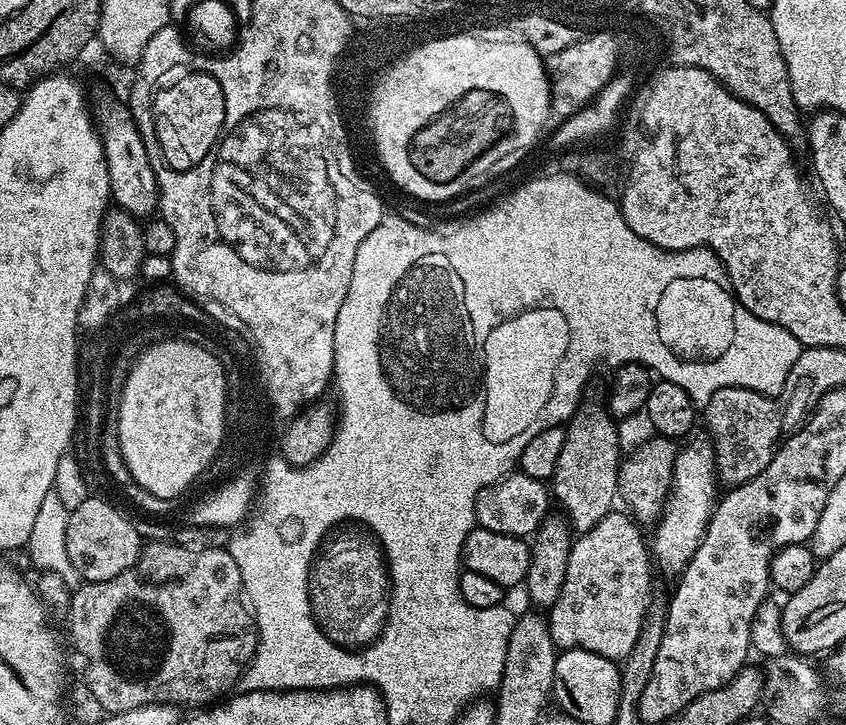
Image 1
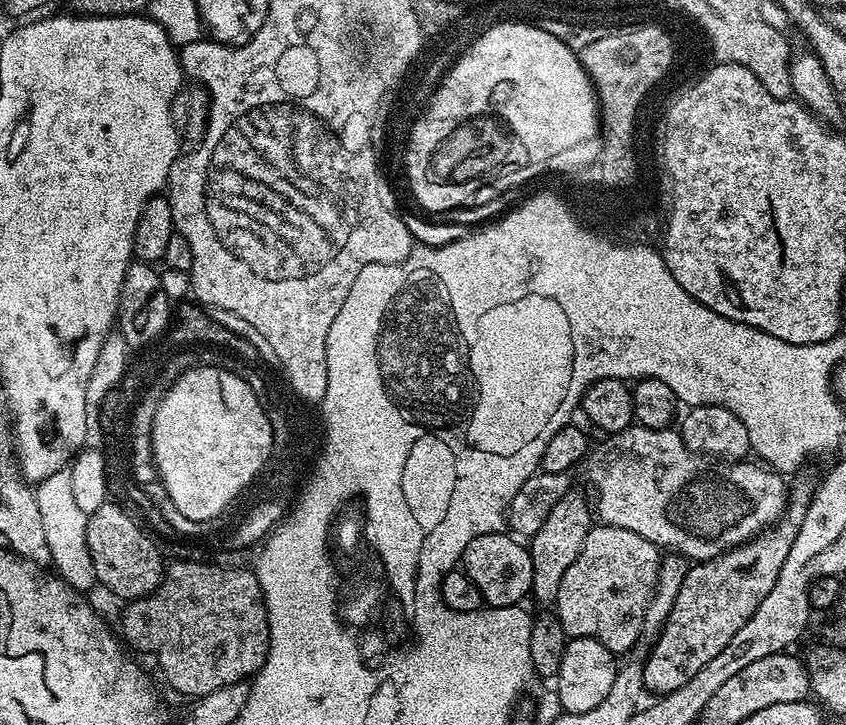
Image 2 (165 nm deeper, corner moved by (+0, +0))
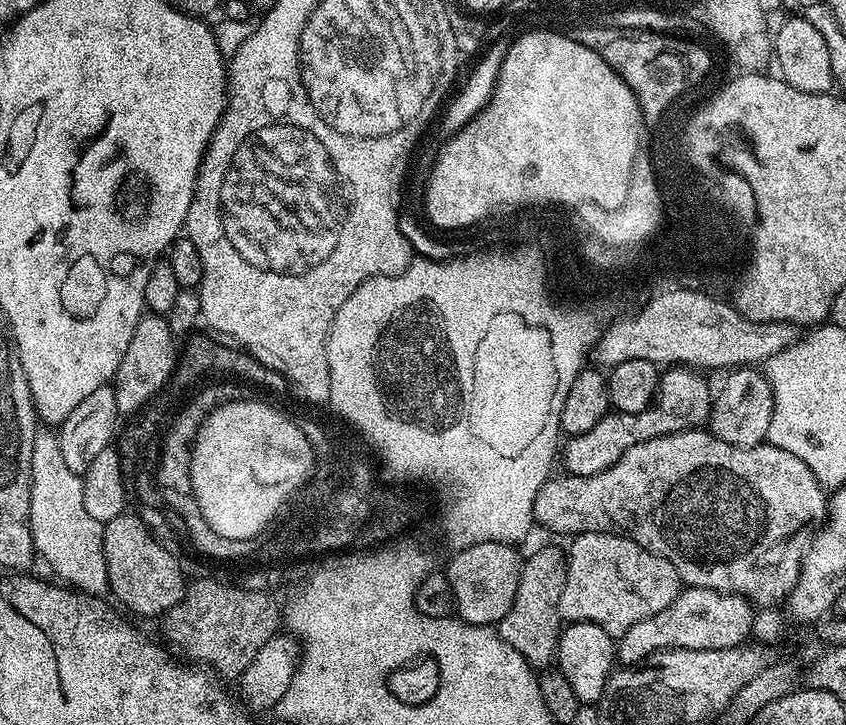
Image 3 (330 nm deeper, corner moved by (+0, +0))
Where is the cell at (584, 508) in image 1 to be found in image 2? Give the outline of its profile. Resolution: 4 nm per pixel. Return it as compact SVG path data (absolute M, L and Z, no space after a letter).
M570 490L550 510L546 522L530 538L530 551L534 578L532 579L531 599L540 604L555 605L558 598L558 586L562 586L562 578L566 570L578 558L578 550L582 550L582 542L586 542L586 534L594 526L594 508L584 496L579 496L576 490Z

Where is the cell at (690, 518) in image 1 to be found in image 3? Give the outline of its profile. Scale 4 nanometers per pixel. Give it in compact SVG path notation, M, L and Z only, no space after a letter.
M745 366L735 369L729 376L732 377L725 382L724 389L715 393L707 427L722 442L730 442L730 446L753 448L765 443L776 409L776 399L772 397L767 375L759 367Z

